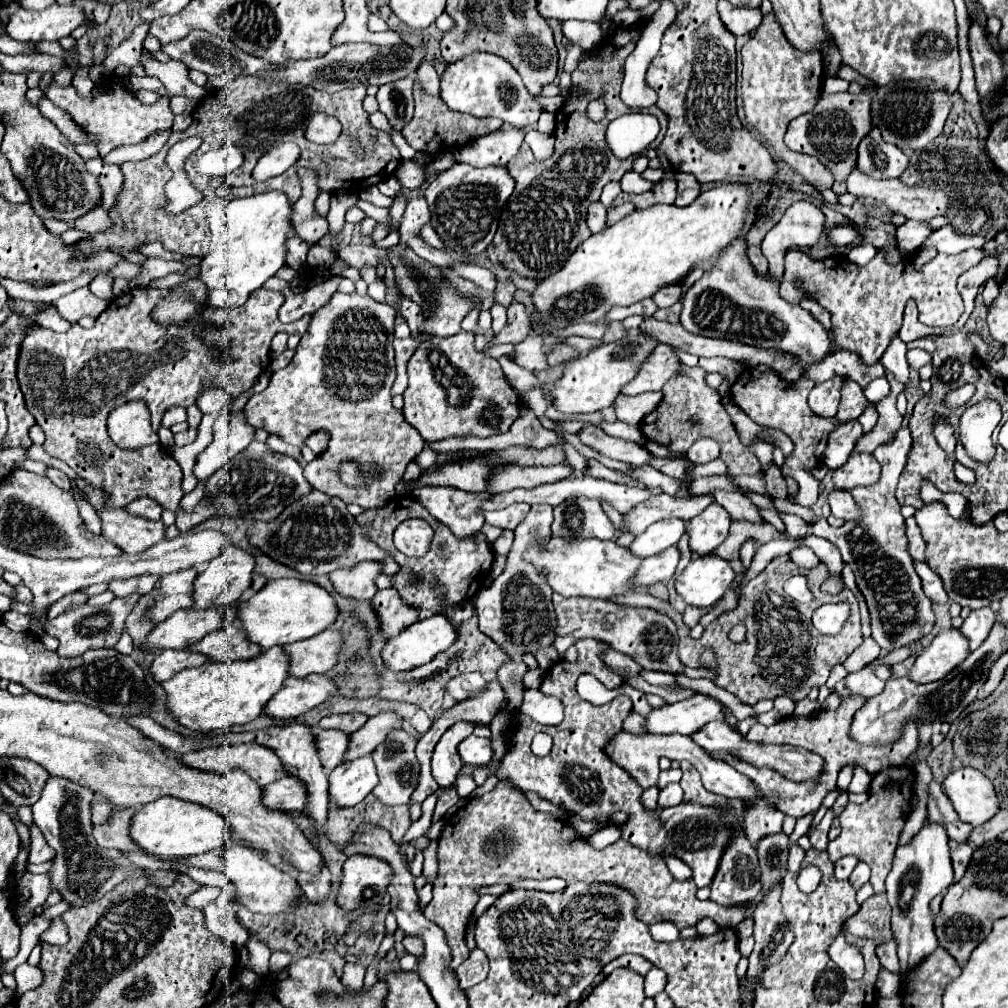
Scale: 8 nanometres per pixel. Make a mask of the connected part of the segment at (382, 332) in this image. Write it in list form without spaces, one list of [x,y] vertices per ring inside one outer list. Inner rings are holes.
[[[335,292],[331,300],[313,312],[307,332],[301,336],[293,362],[273,372],[269,386],[253,394],[245,406],[245,418],[251,426],[263,428],[267,434],[277,434],[292,446],[301,448],[306,437],[315,430],[325,430],[331,434],[329,450],[323,452],[323,464],[305,466],[305,480],[315,490],[325,492],[327,496],[337,496],[345,504],[359,504],[361,508],[379,508],[395,496],[395,484],[401,480],[407,464],[423,450],[425,440],[417,430],[403,420],[401,410],[391,406],[391,386],[395,380],[395,360],[393,360],[393,324],[397,310],[389,304],[375,302],[369,296],[341,294]],[[353,462],[361,468],[367,482],[361,486],[345,486],[339,480],[339,464]]]

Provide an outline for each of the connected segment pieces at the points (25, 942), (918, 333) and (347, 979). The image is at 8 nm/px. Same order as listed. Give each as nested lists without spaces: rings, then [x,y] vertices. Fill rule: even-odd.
[[[35,917],[21,929],[20,949],[17,956],[2,964],[2,970],[13,974],[18,965],[27,962],[28,957],[38,942],[38,937],[49,928],[50,920]]]
[[[909,300],[905,306],[902,326],[899,330],[899,336],[905,343],[925,338],[925,336],[933,336],[933,334],[947,334],[951,328],[929,328],[925,324],[919,322],[917,318],[917,306],[915,300]]]
[[[347,962],[343,972],[342,983],[347,989],[358,992],[363,986],[366,969],[360,965]]]

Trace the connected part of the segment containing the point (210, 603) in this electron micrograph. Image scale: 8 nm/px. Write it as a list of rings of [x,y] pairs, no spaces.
[[[227,546],[221,550],[221,554],[209,562],[209,566],[199,572],[193,584],[193,608],[195,610],[205,610],[205,608],[223,608],[223,606],[233,606],[243,592],[249,590],[251,578],[253,578],[253,568],[255,568],[255,558],[235,546]]]

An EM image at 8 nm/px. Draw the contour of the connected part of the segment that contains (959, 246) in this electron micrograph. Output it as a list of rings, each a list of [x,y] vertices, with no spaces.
[[[945,226],[935,230],[923,246],[935,246],[939,252],[945,252],[945,254],[959,254],[971,246],[983,248],[983,244],[985,244],[985,236],[979,236],[979,234],[969,236],[969,234],[957,232],[951,226]]]

